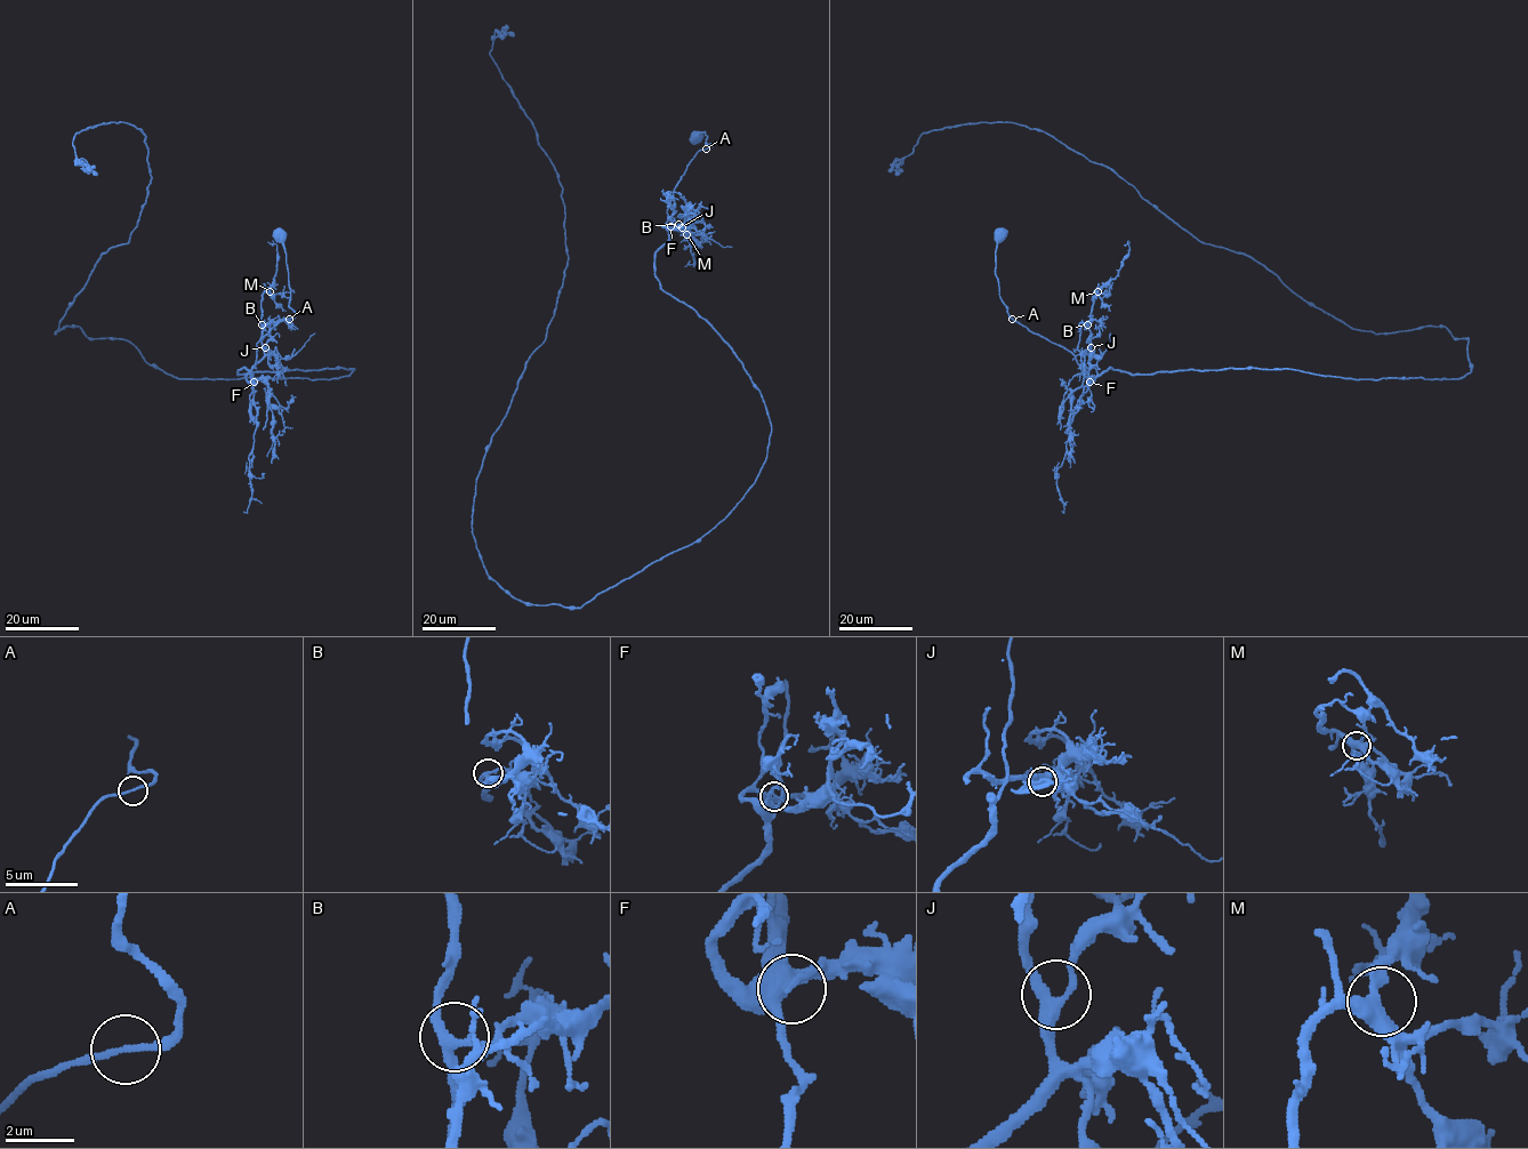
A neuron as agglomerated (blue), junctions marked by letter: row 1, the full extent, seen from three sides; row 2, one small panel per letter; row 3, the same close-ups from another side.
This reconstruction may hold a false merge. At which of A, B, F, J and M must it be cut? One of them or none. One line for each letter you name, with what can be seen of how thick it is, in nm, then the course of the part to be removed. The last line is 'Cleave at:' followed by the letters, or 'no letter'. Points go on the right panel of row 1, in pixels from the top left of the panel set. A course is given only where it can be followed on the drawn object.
Cleave at: no letter

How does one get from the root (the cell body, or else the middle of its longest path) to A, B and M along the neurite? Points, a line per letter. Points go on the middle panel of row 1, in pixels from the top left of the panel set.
A: (697, 136), (697, 131), (707, 136), (706, 142), (712, 145), (706, 149)
B: (697, 136), (705, 131), (712, 145), (696, 154), (674, 190), (670, 227), (678, 224)
M: (697, 136), (705, 131), (712, 145), (696, 154), (673, 192), (670, 227), (681, 226), (677, 230), (686, 234)

